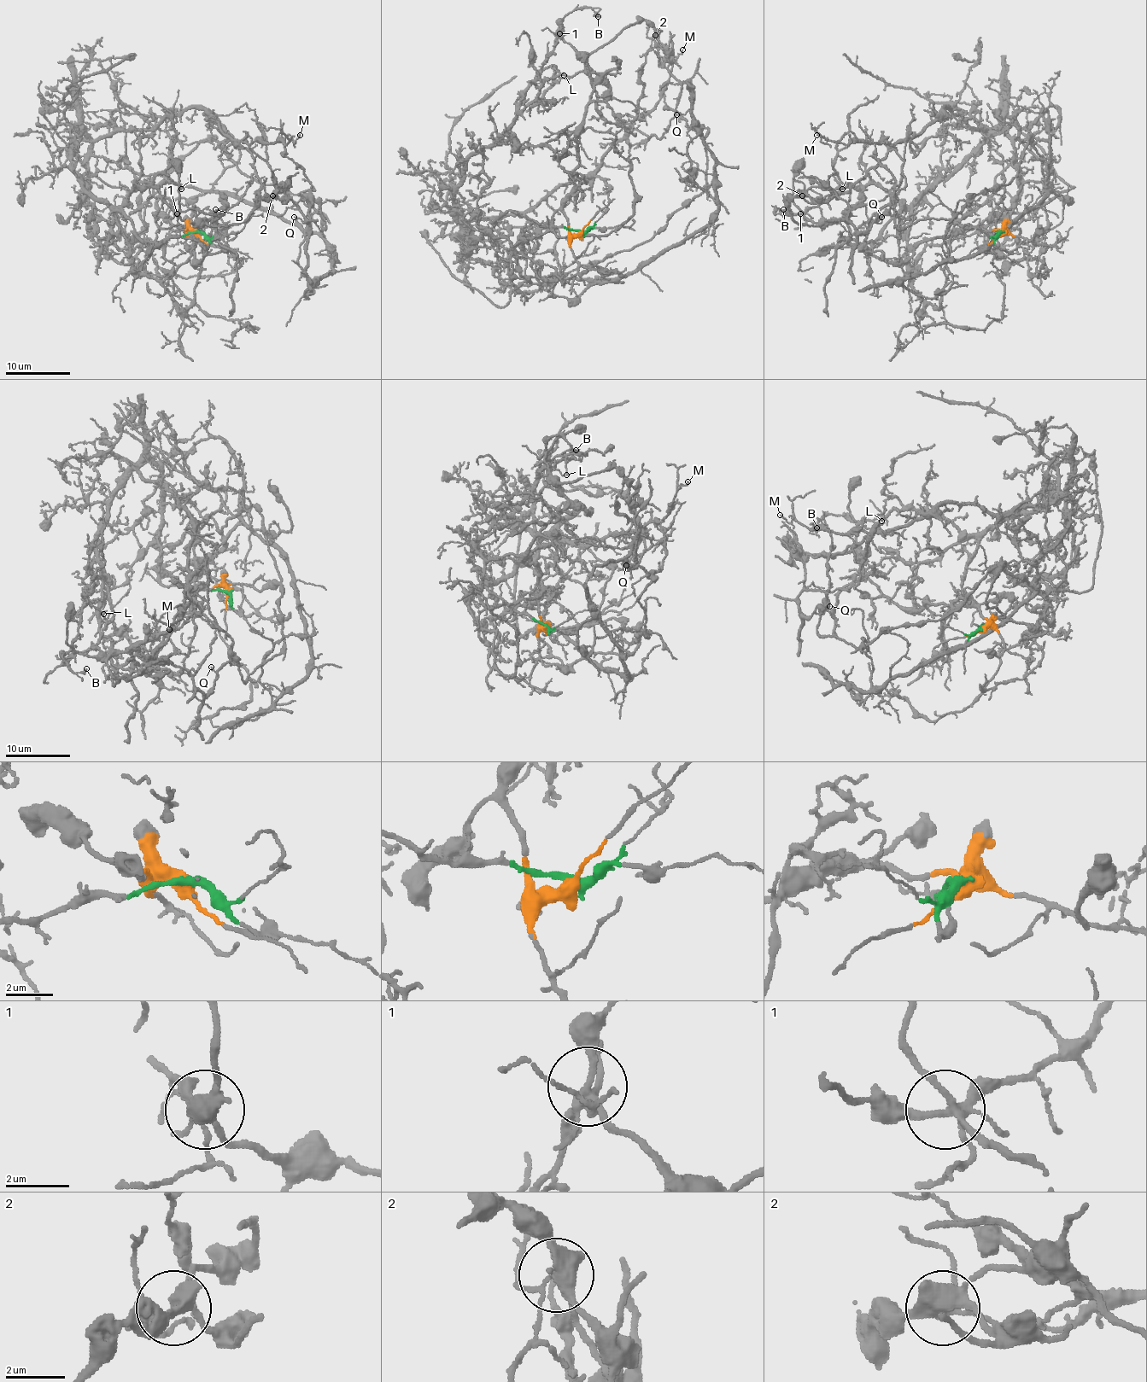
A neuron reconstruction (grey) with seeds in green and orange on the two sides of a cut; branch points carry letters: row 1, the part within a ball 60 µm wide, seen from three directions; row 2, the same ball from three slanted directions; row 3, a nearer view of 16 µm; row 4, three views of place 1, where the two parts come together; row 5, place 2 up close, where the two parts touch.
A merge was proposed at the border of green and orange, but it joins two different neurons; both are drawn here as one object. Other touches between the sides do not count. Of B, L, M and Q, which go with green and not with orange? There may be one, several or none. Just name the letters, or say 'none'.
B, L, M

